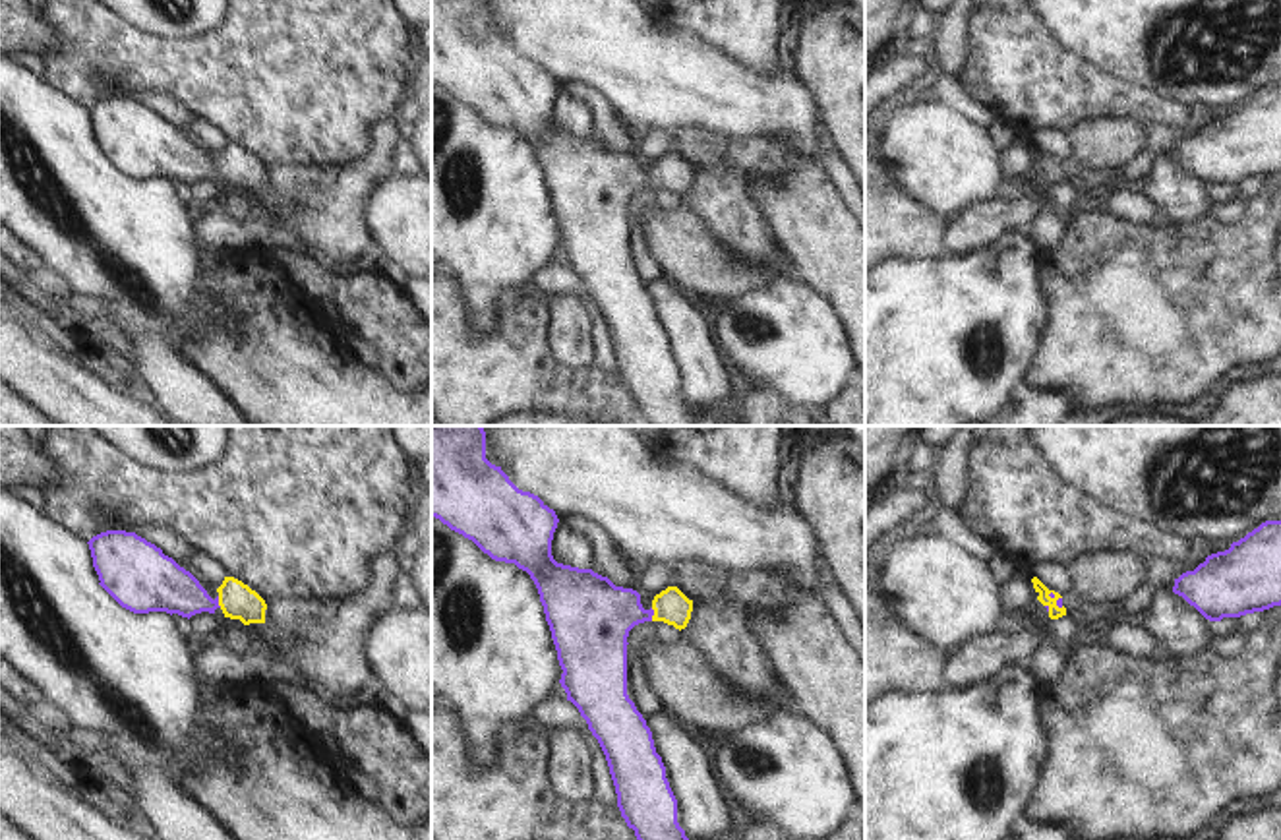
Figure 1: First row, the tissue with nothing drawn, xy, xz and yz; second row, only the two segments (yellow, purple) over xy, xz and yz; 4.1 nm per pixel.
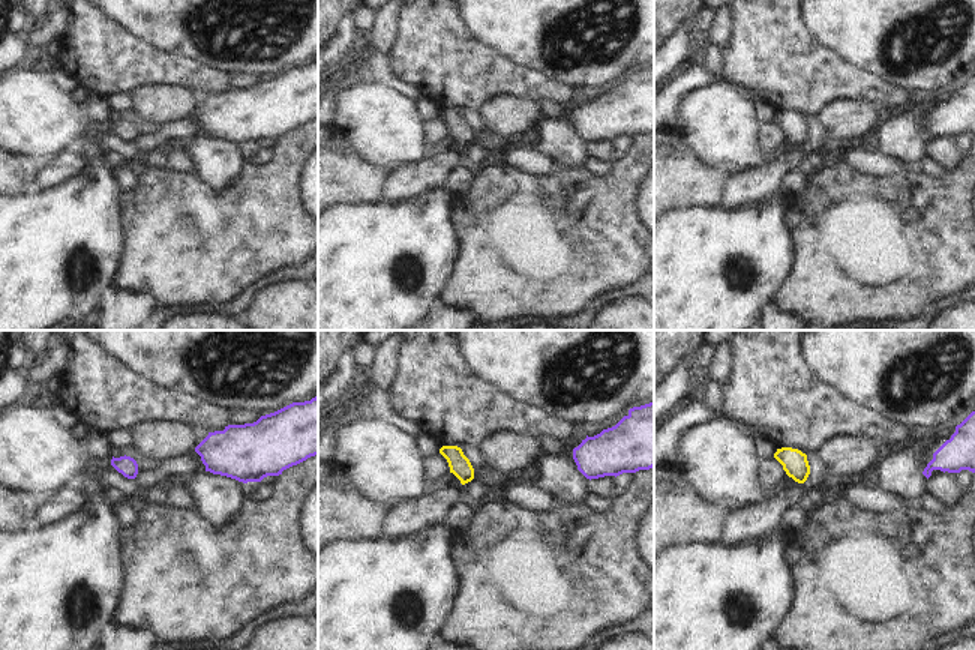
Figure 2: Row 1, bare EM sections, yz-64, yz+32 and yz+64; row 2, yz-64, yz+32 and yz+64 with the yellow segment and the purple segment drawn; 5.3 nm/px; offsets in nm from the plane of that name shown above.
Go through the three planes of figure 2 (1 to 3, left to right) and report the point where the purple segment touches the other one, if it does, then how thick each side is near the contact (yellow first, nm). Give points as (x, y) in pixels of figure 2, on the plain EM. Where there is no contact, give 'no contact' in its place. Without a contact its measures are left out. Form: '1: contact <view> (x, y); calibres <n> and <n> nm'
1: no contact
2: no contact
3: no contact

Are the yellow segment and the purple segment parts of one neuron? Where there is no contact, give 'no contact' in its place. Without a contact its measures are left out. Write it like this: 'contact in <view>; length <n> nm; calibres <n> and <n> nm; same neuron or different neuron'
contact in xz; length 60 nm; calibres 150 and 320 nm; same neuron

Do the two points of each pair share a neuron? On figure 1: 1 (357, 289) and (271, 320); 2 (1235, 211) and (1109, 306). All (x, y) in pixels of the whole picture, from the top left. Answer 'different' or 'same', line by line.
1: different
2: different

